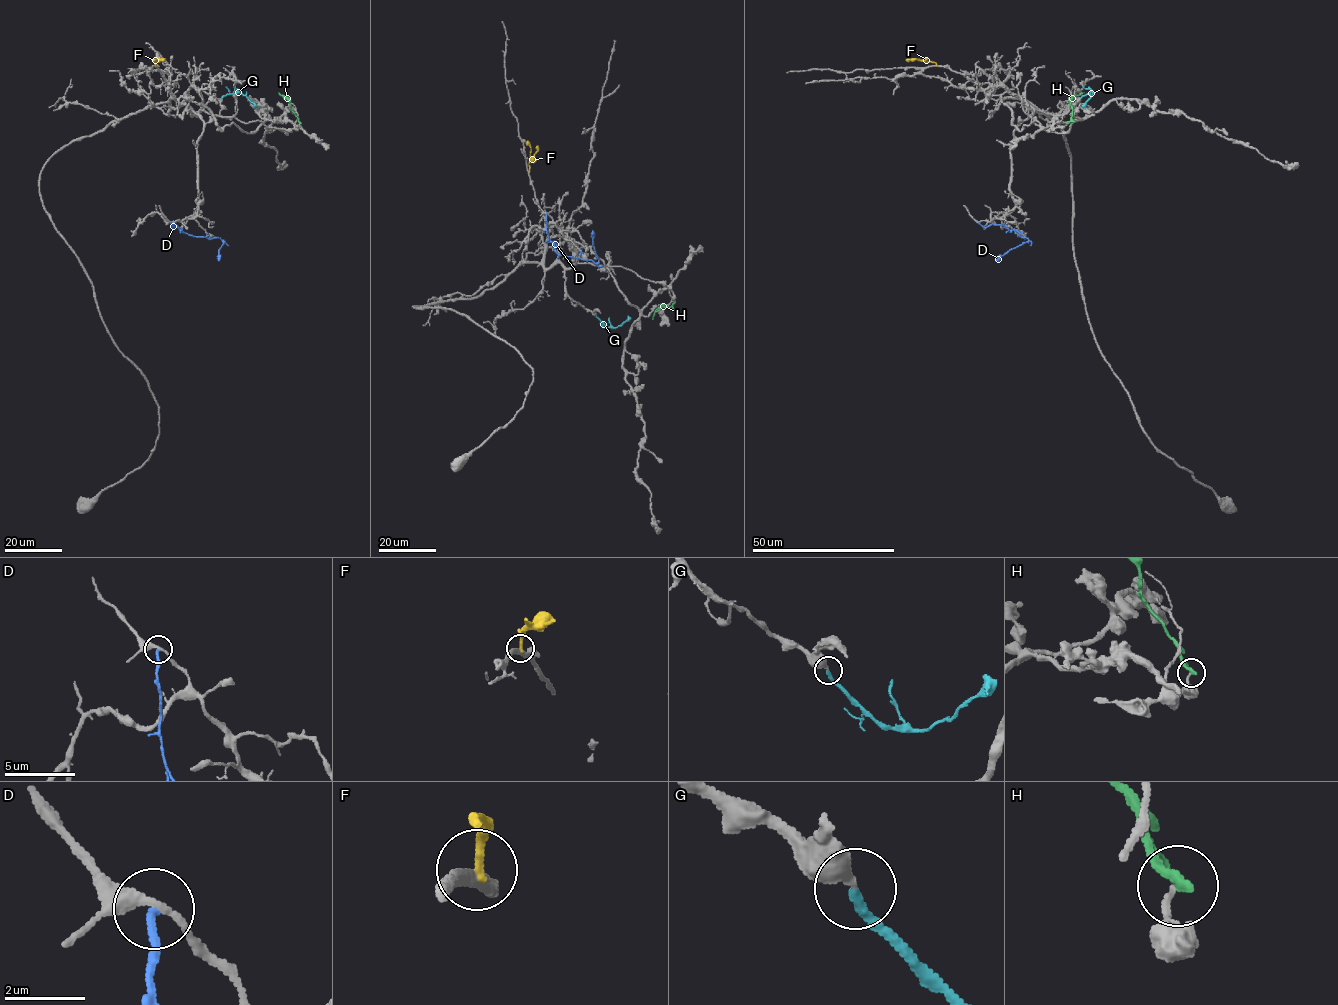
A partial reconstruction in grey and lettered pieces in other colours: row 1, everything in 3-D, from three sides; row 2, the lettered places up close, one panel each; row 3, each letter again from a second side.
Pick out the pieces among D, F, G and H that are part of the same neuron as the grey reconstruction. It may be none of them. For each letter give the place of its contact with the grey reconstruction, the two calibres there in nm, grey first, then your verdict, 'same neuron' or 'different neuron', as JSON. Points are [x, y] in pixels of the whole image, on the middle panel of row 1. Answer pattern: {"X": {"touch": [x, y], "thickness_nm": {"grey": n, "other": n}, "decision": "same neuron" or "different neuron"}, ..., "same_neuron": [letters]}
{"D": {"touch": [546, 213], "thickness_nm": {"grey": 220, "other": 200}, "decision": "different neuron"}, "F": {"touch": [529, 171], "thickness_nm": {"grey": 320, "other": 200}, "decision": "different neuron"}, "G": {"touch": [596, 315], "thickness_nm": {"grey": 360, "other": 240}, "decision": "same neuron"}, "H": {"touch": [674, 302], "thickness_nm": {"grey": 170, "other": 320}, "decision": "different neuron"}, "same_neuron": ["G"]}

